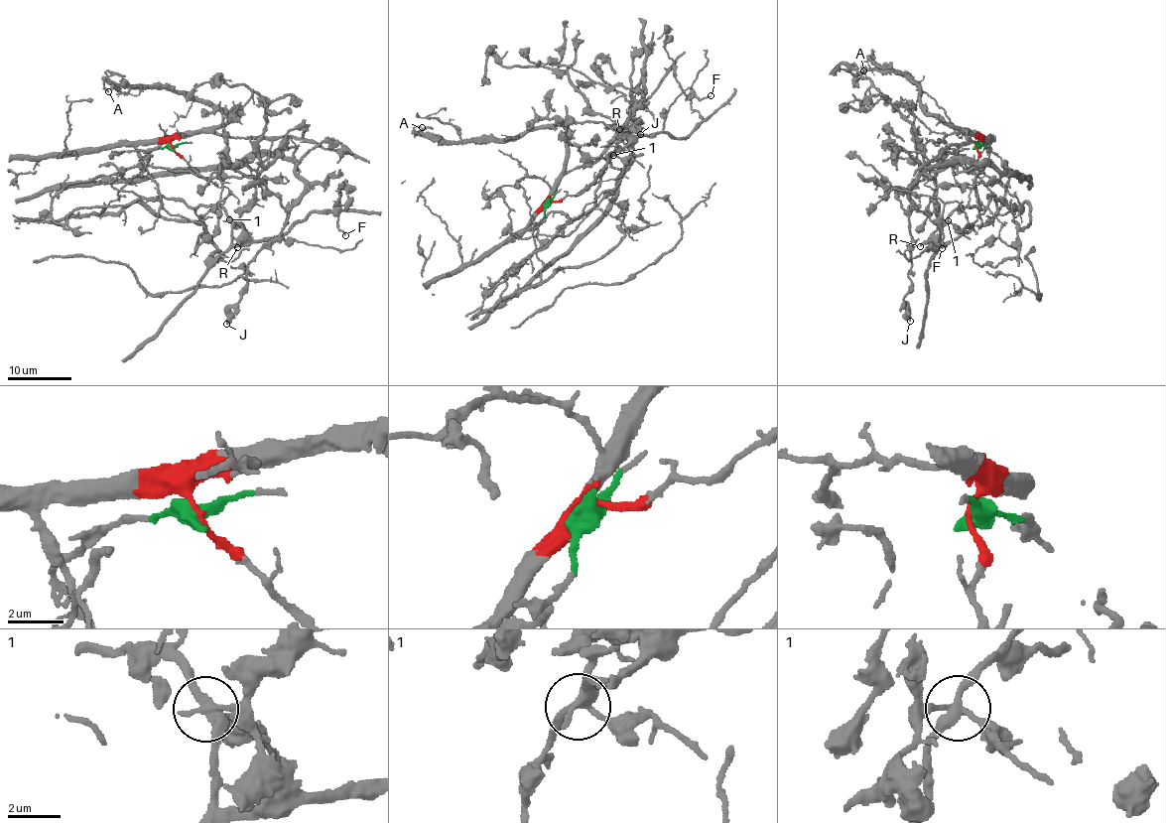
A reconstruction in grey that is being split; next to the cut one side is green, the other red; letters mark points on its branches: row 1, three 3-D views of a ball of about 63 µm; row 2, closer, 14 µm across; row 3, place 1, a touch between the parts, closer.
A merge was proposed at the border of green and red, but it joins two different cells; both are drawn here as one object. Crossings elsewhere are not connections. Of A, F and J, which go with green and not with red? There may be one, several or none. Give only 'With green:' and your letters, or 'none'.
With green: F

